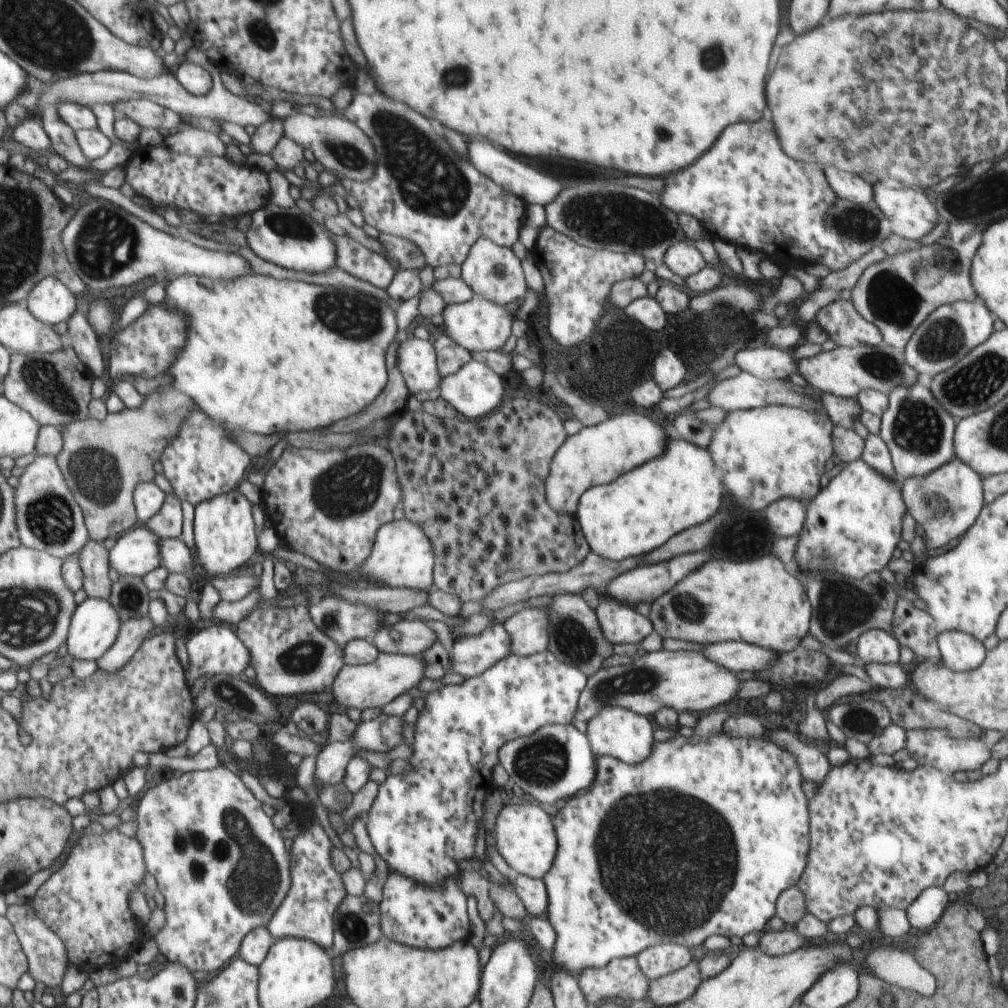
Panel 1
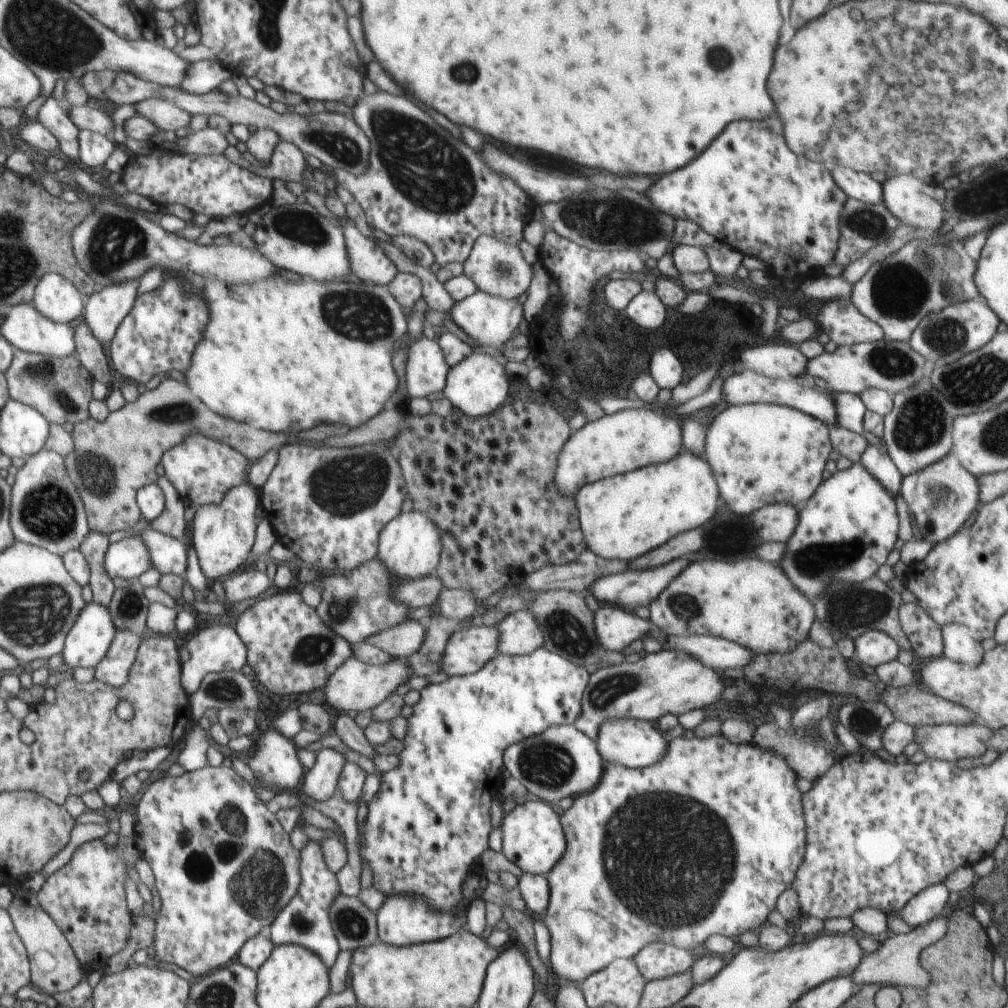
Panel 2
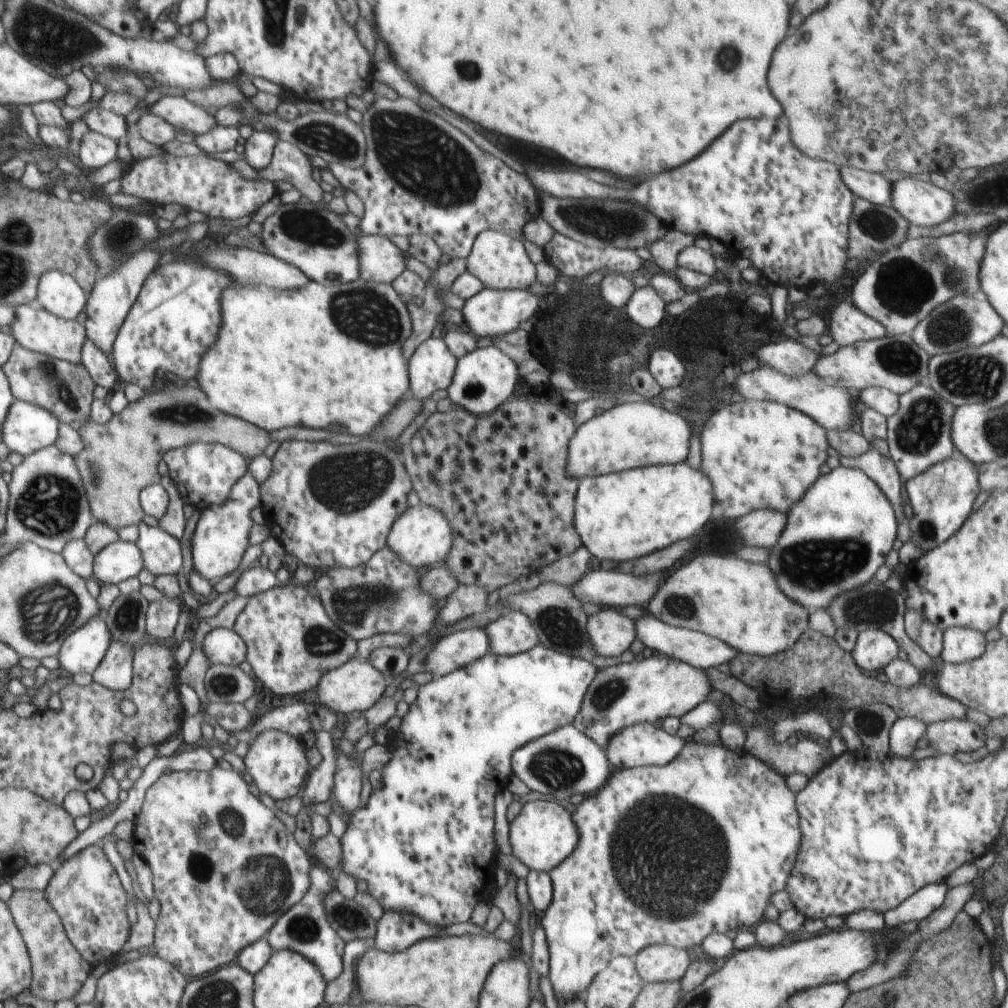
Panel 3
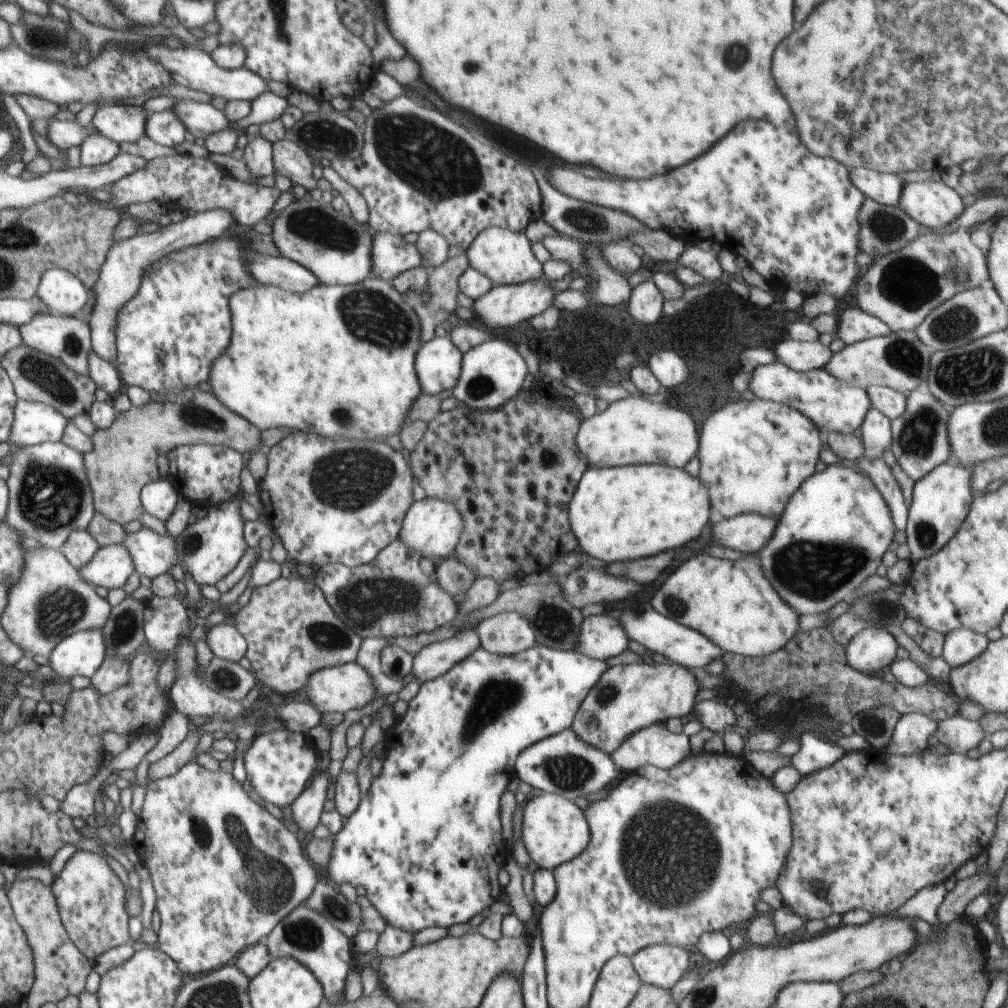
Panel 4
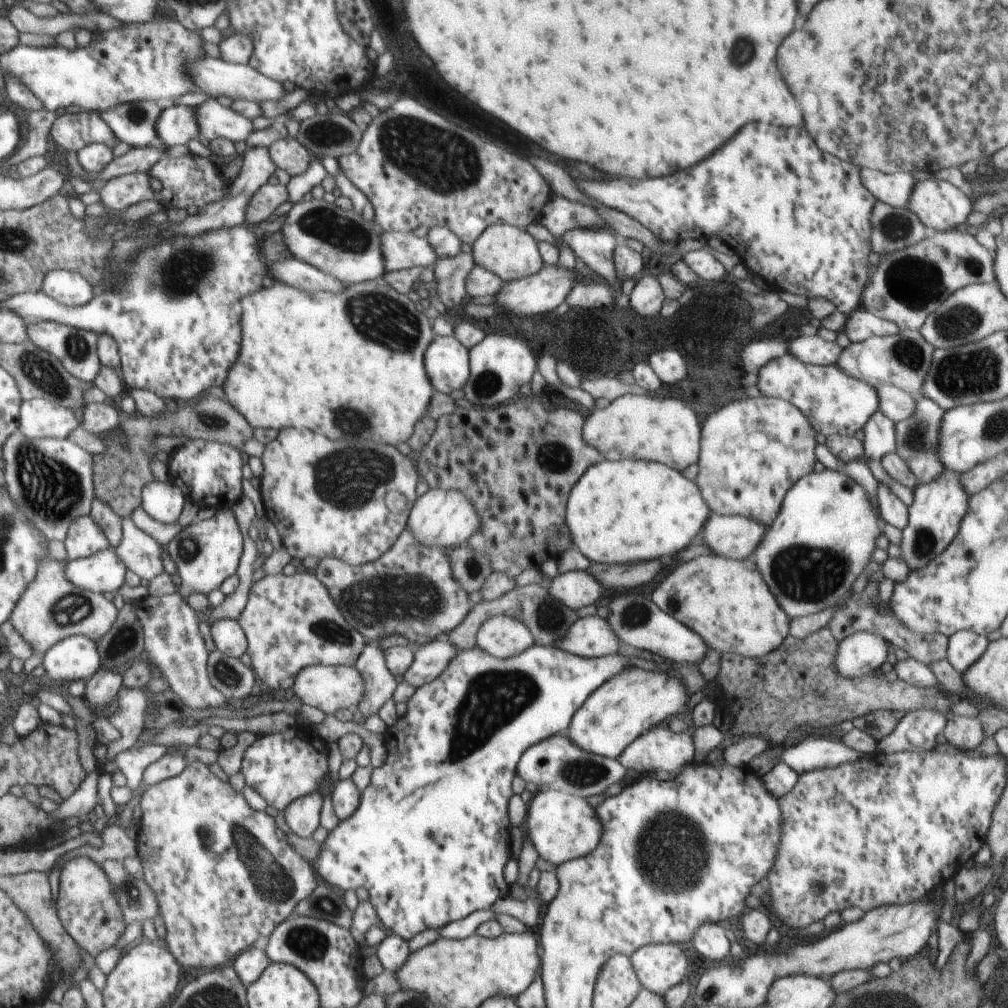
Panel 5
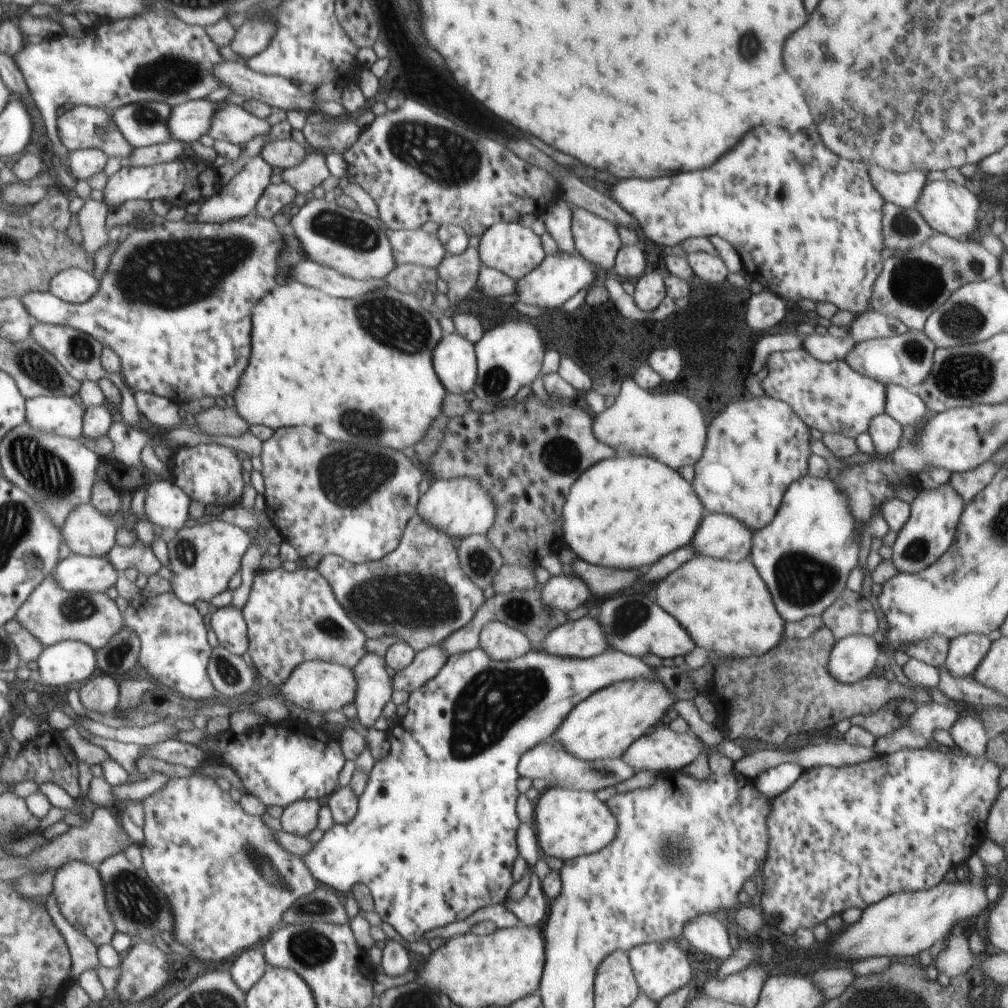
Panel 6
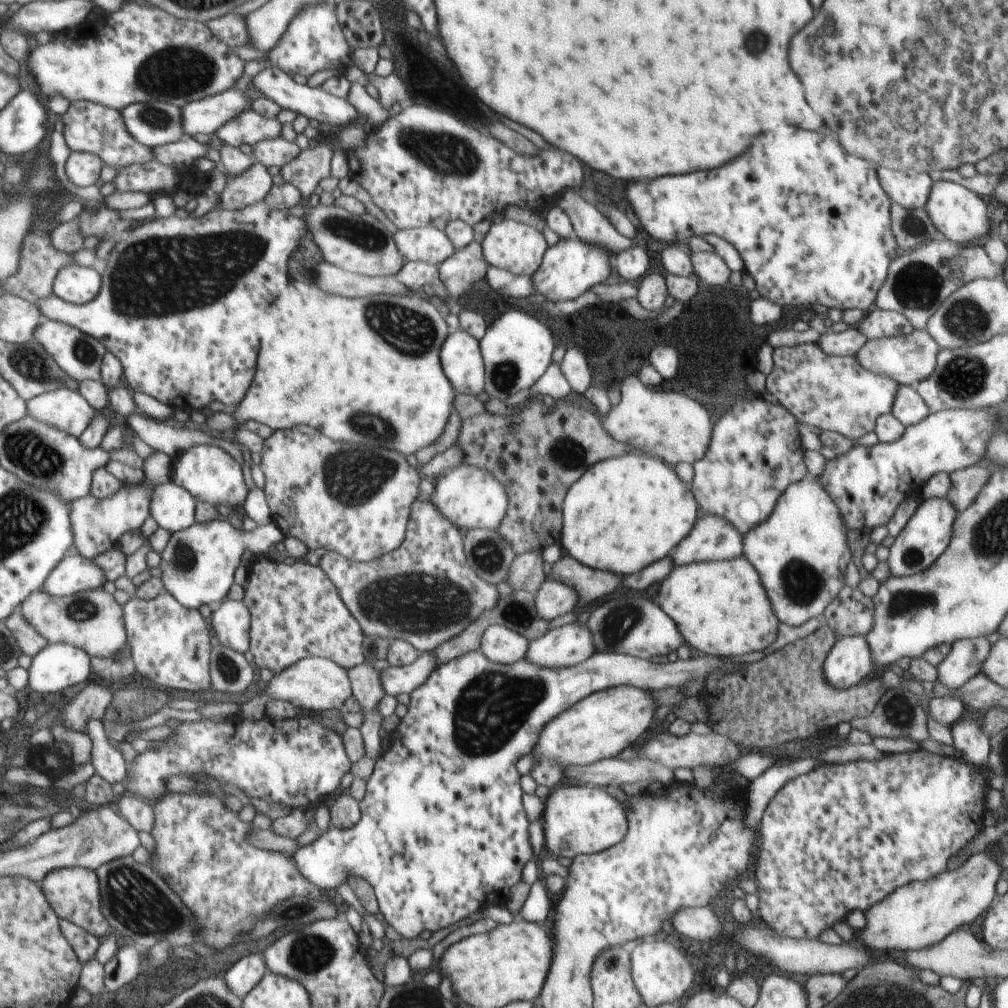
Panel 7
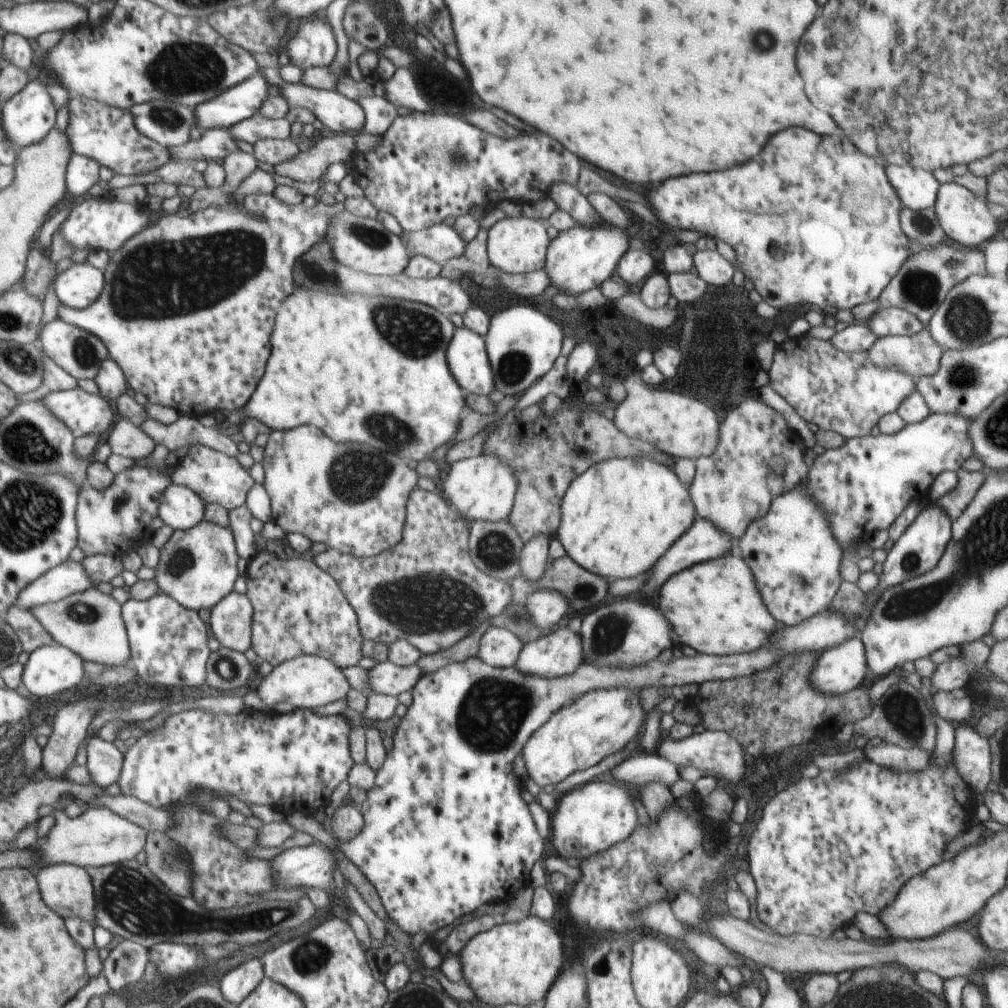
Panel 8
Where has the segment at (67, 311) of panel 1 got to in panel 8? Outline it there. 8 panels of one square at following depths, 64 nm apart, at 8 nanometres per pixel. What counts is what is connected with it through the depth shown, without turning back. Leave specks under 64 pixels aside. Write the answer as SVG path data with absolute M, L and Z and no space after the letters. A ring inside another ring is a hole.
M74 263L53 284L58 300L76 310L96 303L105 288L105 273L90 263Z

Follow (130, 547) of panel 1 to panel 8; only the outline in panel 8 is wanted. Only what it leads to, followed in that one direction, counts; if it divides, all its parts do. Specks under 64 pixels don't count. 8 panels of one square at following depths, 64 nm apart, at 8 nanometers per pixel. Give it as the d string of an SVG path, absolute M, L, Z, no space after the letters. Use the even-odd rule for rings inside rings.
M66 560L66 563L54 567L28 584L20 592L17 603L30 610L34 606L53 603L89 588L92 588L92 578L84 570L82 562Z

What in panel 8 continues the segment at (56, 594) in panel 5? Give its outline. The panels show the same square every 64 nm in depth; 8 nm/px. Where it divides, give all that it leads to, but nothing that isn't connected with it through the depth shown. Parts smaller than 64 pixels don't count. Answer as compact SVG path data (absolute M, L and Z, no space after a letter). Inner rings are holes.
M97 587L71 594L53 603L34 606L28 612L36 616L55 643L76 652L78 656L82 656L82 660L108 666L126 665L130 660L130 645L121 606L111 594L105 594Z

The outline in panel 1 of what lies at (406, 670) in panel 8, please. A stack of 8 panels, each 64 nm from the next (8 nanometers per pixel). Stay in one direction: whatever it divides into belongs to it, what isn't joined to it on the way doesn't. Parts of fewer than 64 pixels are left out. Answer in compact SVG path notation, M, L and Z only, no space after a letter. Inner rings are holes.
M502 623L488 626L480 636L462 636L453 642L449 658L452 670L464 678L476 678L488 668L512 655L510 636Z

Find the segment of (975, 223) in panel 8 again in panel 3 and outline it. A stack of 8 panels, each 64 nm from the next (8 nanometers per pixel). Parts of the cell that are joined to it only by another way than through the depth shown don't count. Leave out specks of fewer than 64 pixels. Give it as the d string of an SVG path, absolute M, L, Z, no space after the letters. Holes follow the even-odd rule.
M914 176L892 182L892 208L910 224L928 230L956 212L950 187L938 188Z

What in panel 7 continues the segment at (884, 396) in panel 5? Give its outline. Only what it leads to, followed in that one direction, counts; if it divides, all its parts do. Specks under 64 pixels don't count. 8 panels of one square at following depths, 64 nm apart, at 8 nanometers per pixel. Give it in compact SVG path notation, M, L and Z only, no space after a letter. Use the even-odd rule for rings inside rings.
M899 386L892 402L892 416L896 416L896 420L907 427L922 422L929 414L928 405L915 386Z

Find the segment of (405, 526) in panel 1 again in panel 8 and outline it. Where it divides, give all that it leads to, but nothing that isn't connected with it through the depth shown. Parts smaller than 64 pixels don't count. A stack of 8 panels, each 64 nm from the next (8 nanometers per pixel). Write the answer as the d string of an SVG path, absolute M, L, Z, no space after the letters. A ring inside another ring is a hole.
M494 452L481 453L479 456L454 462L449 472L438 482L438 492L442 498L469 523L477 520L502 522L507 519L518 491L514 468L508 462L502 462L501 457Z

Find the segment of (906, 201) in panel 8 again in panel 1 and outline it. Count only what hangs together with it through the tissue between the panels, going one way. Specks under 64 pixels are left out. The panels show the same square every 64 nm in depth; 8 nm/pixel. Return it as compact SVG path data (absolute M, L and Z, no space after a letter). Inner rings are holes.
M832 167L826 168L826 180L838 198L854 202L863 209L872 209L874 188L864 178Z

